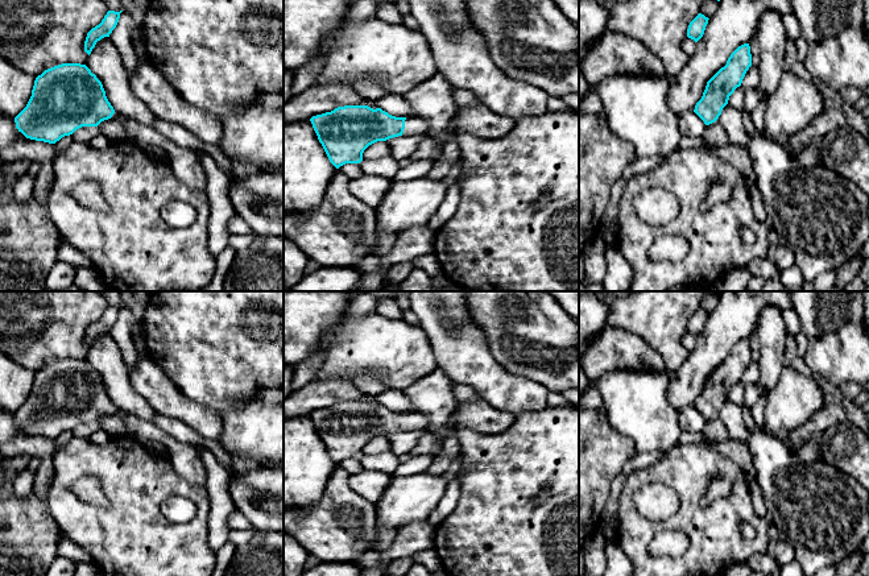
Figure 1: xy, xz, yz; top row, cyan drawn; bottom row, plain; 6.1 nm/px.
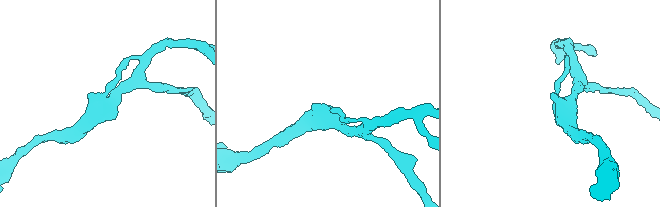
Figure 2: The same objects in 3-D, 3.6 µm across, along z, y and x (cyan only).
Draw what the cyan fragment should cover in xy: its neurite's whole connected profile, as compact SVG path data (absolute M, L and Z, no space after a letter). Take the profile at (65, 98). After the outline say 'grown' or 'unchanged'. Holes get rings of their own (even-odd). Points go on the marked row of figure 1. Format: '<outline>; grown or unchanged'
M62 63L45 70L34 80L32 96L26 107L15 117L16 128L26 138L55 144L65 136L73 134L82 127L98 127L104 120L115 120L124 125L127 140L148 150L152 146L164 149L169 156L169 165L178 181L187 187L204 191L206 173L193 149L183 149L158 133L154 128L138 124L113 109L105 96L102 82L86 65Z; grown

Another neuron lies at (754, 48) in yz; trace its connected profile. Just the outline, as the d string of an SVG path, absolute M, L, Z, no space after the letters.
M754 34L749 41L750 54L752 54L752 65L758 66L761 62L761 51L758 45L758 37Z

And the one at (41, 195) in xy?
M0 115L0 158L4 163L28 159L41 165L33 196L41 206L47 207L49 192L54 185L54 144L26 138L16 128L15 119Z

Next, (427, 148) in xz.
M427 137L423 142L421 142L417 150L411 154L411 159L417 161L421 158L429 157L439 157L440 149L436 146L435 141L431 137Z

